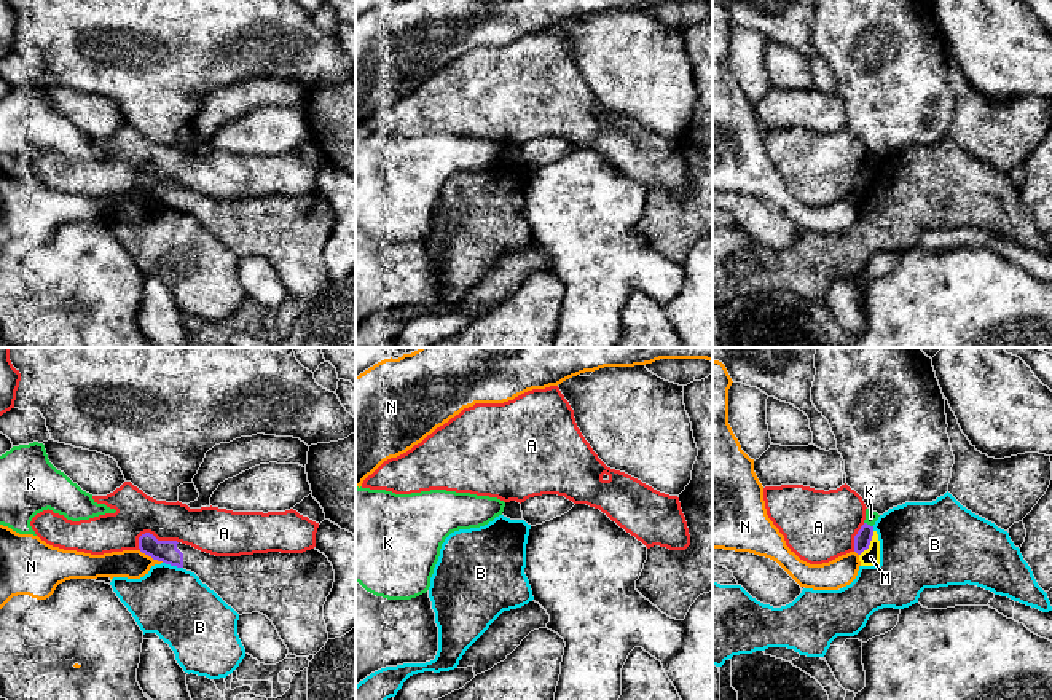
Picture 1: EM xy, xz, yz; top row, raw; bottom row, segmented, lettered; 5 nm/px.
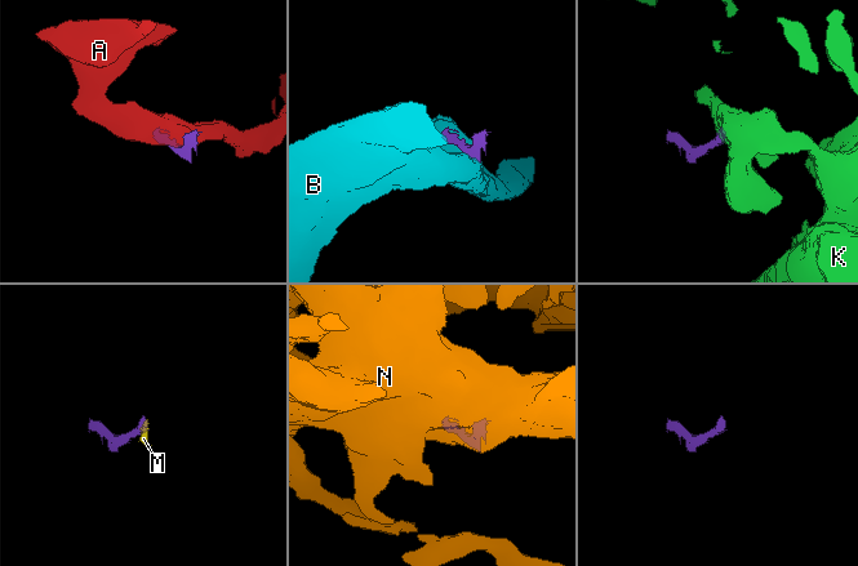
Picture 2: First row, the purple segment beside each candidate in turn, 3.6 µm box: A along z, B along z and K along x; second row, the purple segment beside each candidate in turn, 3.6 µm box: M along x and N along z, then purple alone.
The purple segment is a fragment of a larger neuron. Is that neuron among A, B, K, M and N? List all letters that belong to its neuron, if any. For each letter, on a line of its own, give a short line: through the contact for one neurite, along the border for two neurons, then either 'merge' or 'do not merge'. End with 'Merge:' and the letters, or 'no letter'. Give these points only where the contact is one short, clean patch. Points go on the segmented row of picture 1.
A: do not merge
B: do not merge
K: line yz (864, 522), (872, 526); do not merge
M: line yz (874, 531), (869, 546), (859, 555); do not merge
N: do not merge
Merge: no letter

